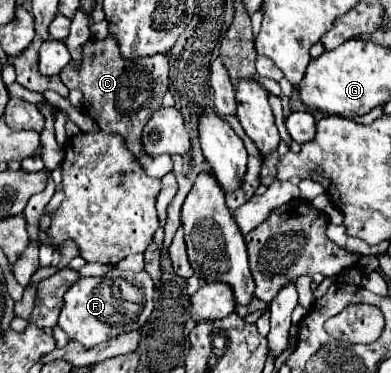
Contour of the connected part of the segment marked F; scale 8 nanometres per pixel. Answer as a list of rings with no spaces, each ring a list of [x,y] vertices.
[[[113,267],[101,277],[81,277],[65,293],[65,305],[59,315],[59,327],[85,347],[93,347],[109,341],[121,333],[139,329],[145,325],[153,311],[153,281],[147,271],[121,271]]]

